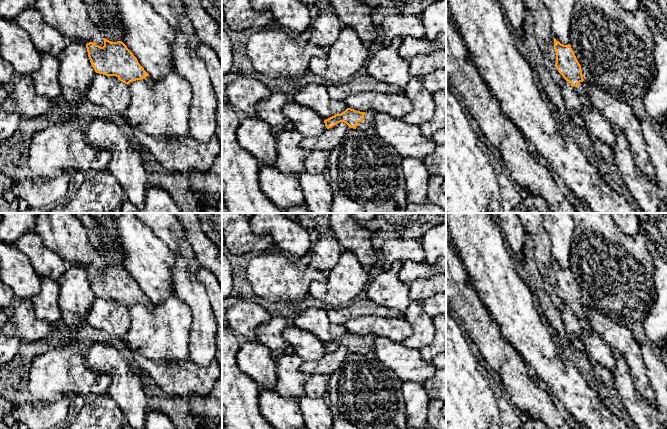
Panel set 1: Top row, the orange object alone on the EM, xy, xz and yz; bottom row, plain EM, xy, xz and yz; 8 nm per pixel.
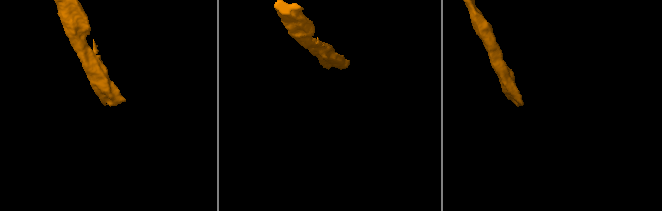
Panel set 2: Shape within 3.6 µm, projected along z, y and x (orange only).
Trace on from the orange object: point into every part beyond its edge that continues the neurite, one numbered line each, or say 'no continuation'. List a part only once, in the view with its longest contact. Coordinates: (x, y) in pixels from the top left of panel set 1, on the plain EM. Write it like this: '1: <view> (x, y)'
1: xz (368, 344)

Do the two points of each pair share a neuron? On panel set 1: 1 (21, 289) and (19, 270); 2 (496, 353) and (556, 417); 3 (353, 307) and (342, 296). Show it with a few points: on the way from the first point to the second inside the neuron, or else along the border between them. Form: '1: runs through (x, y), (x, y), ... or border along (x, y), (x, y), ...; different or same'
1: runs through (21, 284), (19, 282), (19, 275); same
2: runs through (511, 369), (515, 378), (540, 403); same
3: border along (356, 298), (344, 306), (328, 307); different

